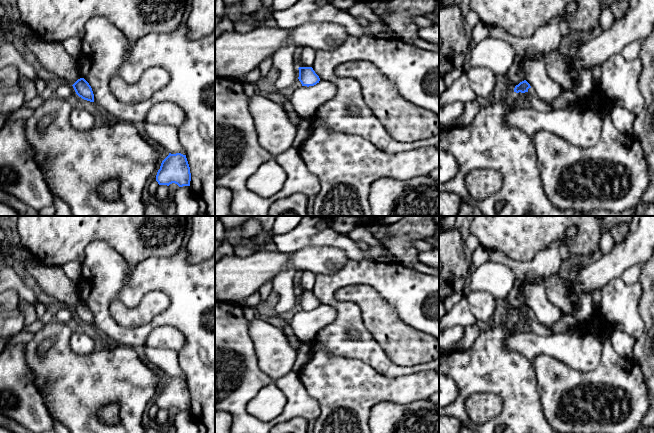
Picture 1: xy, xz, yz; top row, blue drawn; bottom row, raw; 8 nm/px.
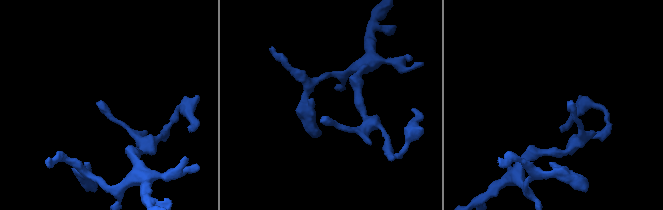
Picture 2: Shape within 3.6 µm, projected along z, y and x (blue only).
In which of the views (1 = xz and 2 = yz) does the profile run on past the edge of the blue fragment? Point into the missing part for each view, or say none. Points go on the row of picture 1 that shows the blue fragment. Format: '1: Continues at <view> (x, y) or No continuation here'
1: No continuation here
2: No continuation here

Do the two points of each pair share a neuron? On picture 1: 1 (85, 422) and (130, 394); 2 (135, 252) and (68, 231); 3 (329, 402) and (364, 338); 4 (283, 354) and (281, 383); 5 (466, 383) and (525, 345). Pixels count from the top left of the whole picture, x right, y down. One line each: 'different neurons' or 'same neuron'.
1: same neuron
2: same neuron
3: different neurons
4: different neurons
5: different neurons

